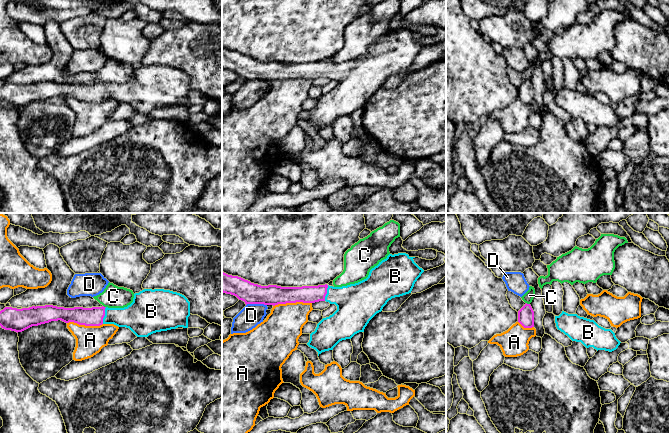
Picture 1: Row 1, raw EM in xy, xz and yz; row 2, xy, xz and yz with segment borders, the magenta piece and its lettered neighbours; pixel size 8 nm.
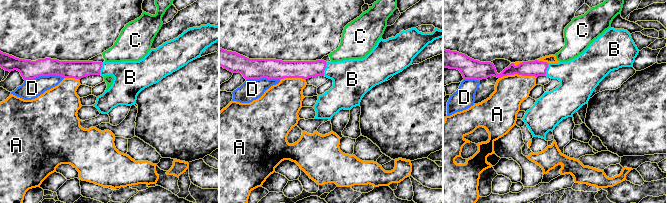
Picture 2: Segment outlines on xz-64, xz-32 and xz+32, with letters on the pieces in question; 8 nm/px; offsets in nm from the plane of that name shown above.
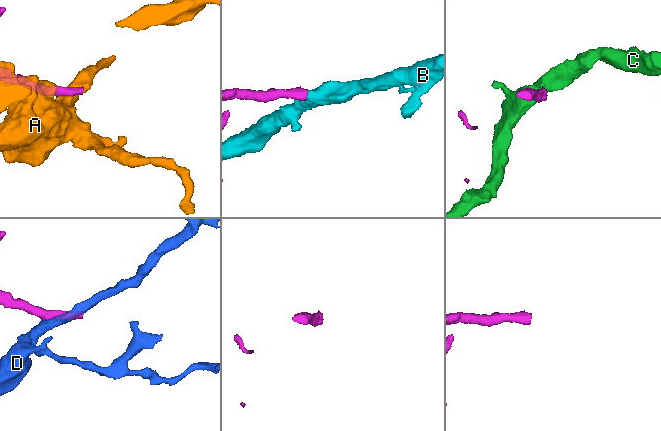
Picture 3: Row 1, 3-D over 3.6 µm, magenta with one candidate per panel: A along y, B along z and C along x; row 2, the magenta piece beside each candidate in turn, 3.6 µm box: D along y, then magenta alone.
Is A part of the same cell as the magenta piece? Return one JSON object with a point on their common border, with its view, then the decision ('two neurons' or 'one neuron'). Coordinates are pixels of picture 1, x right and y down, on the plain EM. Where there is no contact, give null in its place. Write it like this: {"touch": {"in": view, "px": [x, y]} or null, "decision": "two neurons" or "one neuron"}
{"touch": {"in": "xz", "px": [292, 78]}, "decision": "two neurons"}

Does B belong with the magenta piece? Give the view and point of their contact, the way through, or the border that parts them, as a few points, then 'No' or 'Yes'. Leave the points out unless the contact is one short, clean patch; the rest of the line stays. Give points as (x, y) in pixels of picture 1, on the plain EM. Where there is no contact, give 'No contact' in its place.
Touches magenta at xy (104, 91). Path across: xy (93, 92), (104, 91), (135, 92). Yes

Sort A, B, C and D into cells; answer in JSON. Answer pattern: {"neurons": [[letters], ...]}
{"neurons": [["A"], ["B"], ["C"], ["D"]]}

